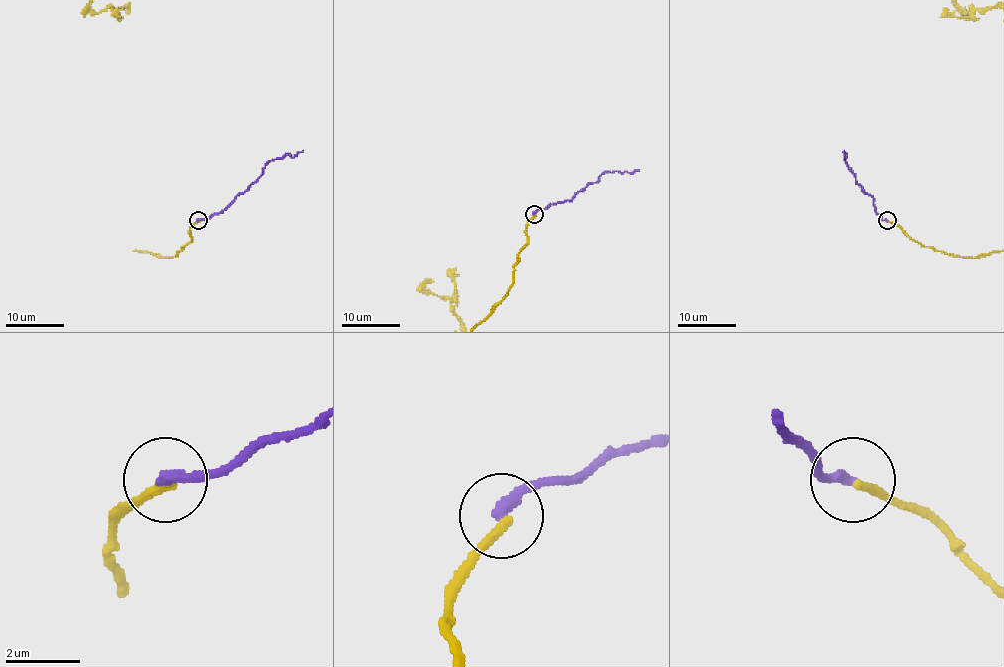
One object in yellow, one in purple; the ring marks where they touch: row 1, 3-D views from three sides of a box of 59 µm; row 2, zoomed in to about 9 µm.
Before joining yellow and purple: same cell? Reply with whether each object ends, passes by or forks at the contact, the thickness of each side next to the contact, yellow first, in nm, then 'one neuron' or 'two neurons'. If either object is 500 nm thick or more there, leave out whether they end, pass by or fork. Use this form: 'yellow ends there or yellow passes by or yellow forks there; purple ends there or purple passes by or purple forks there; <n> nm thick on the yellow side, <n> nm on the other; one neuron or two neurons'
yellow ends there; purple ends there; 260 nm thick on the yellow side, 320 nm on the other; two neurons

